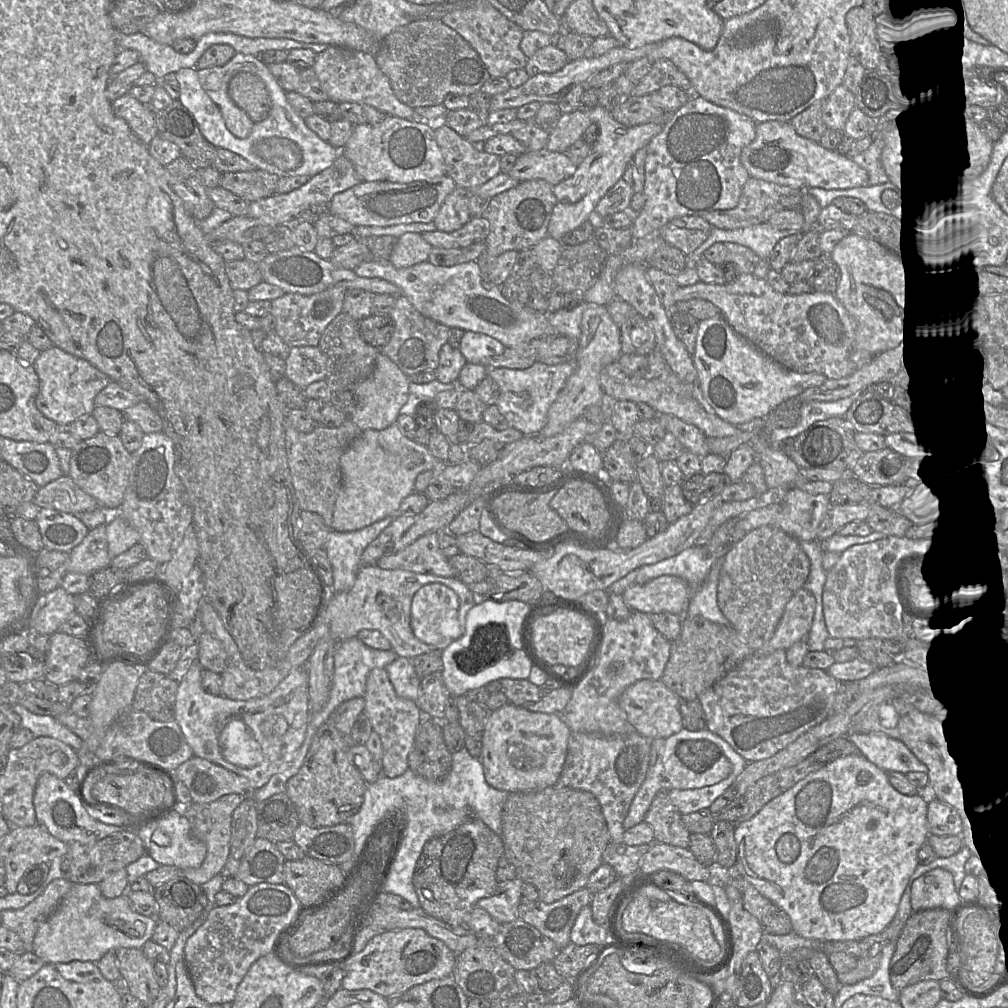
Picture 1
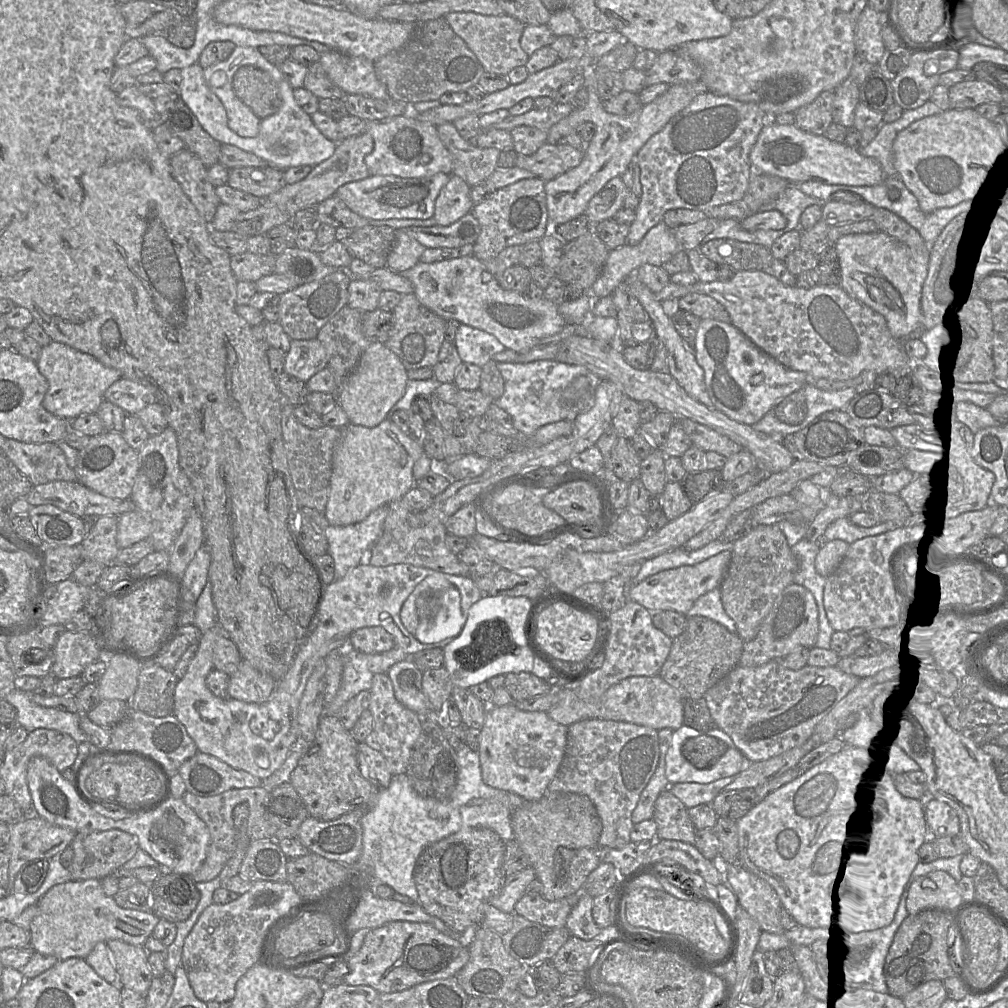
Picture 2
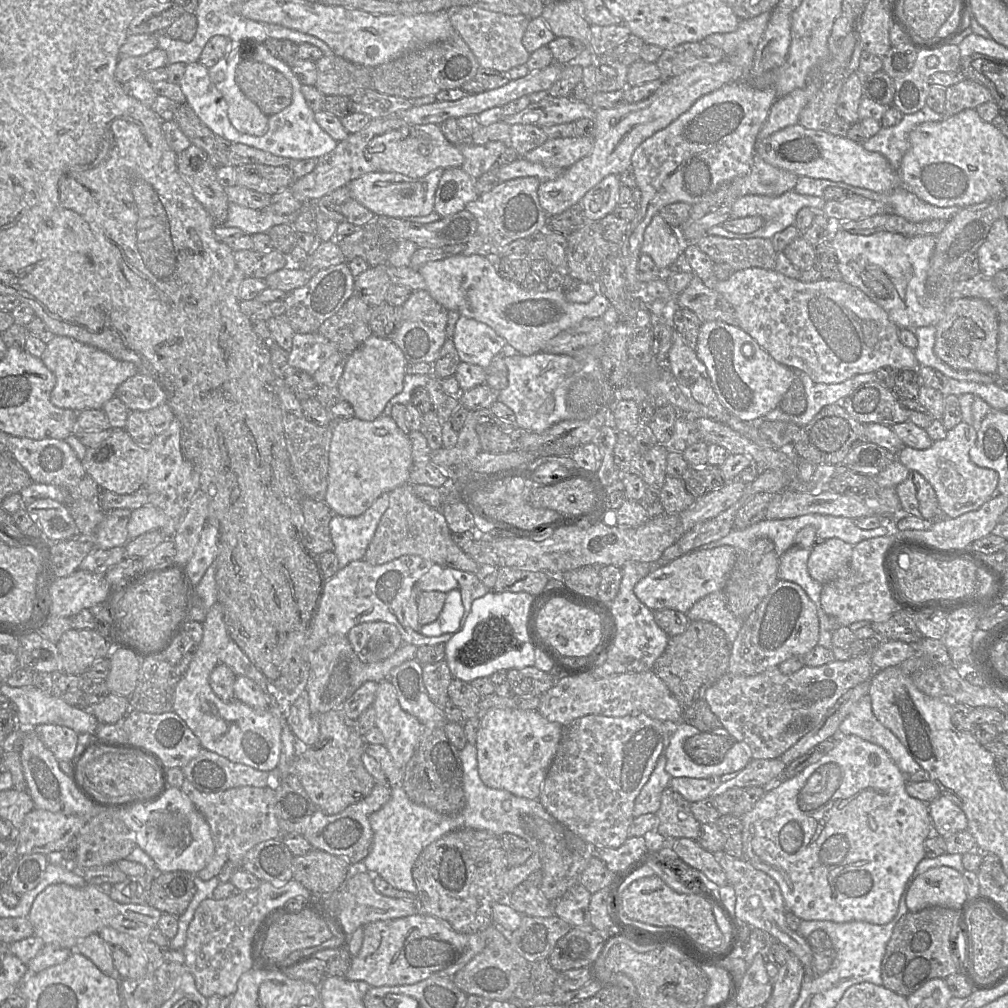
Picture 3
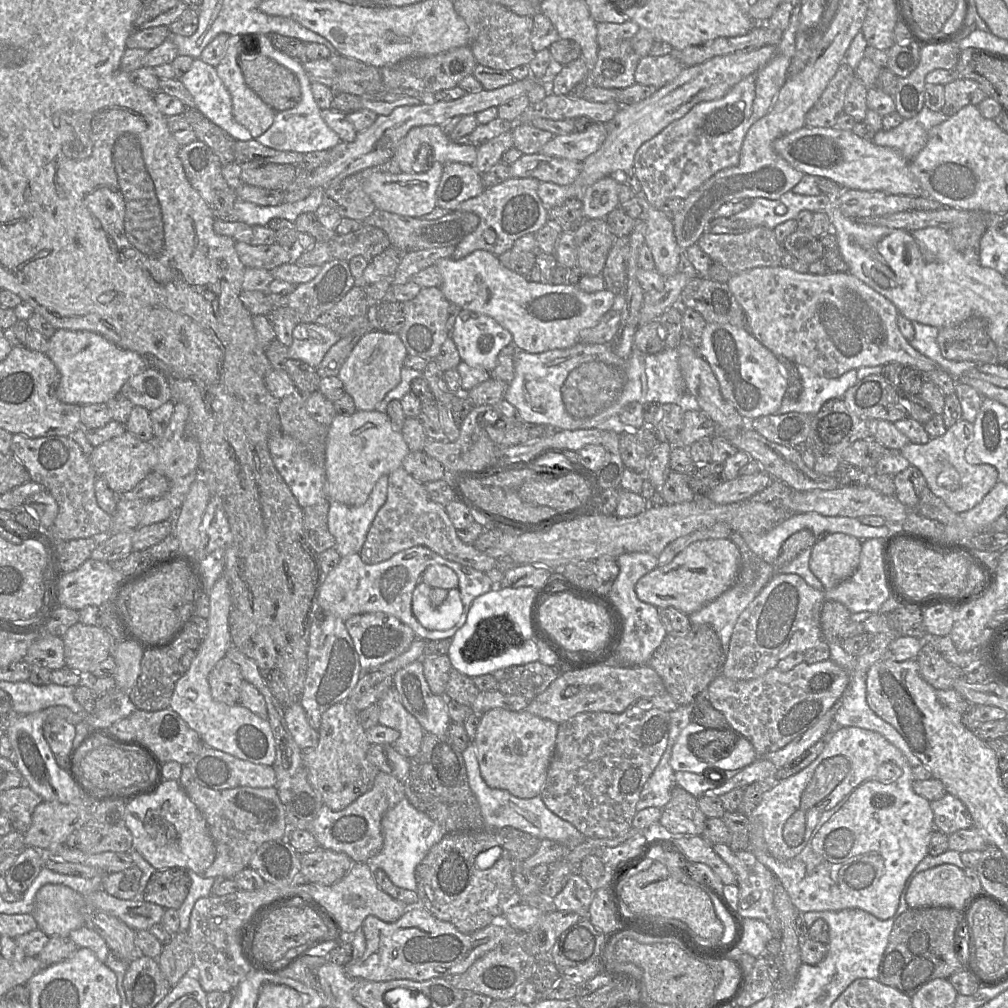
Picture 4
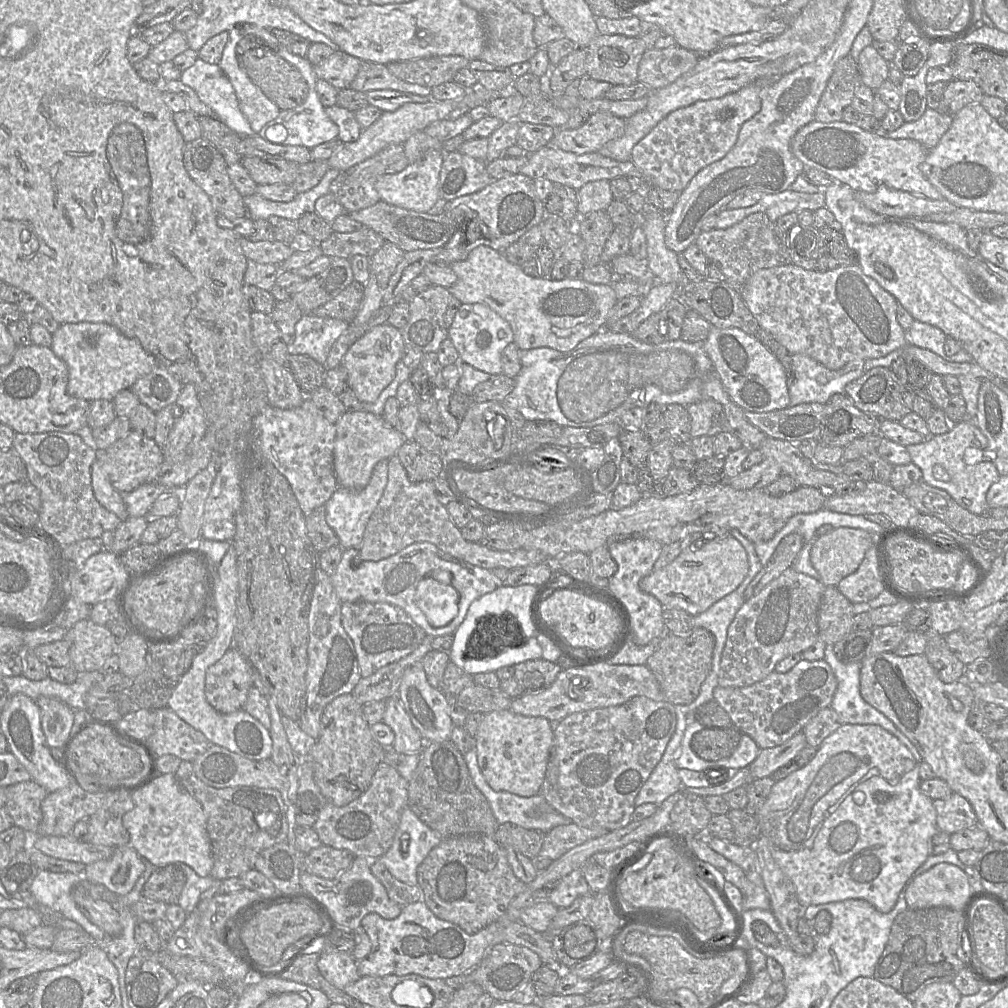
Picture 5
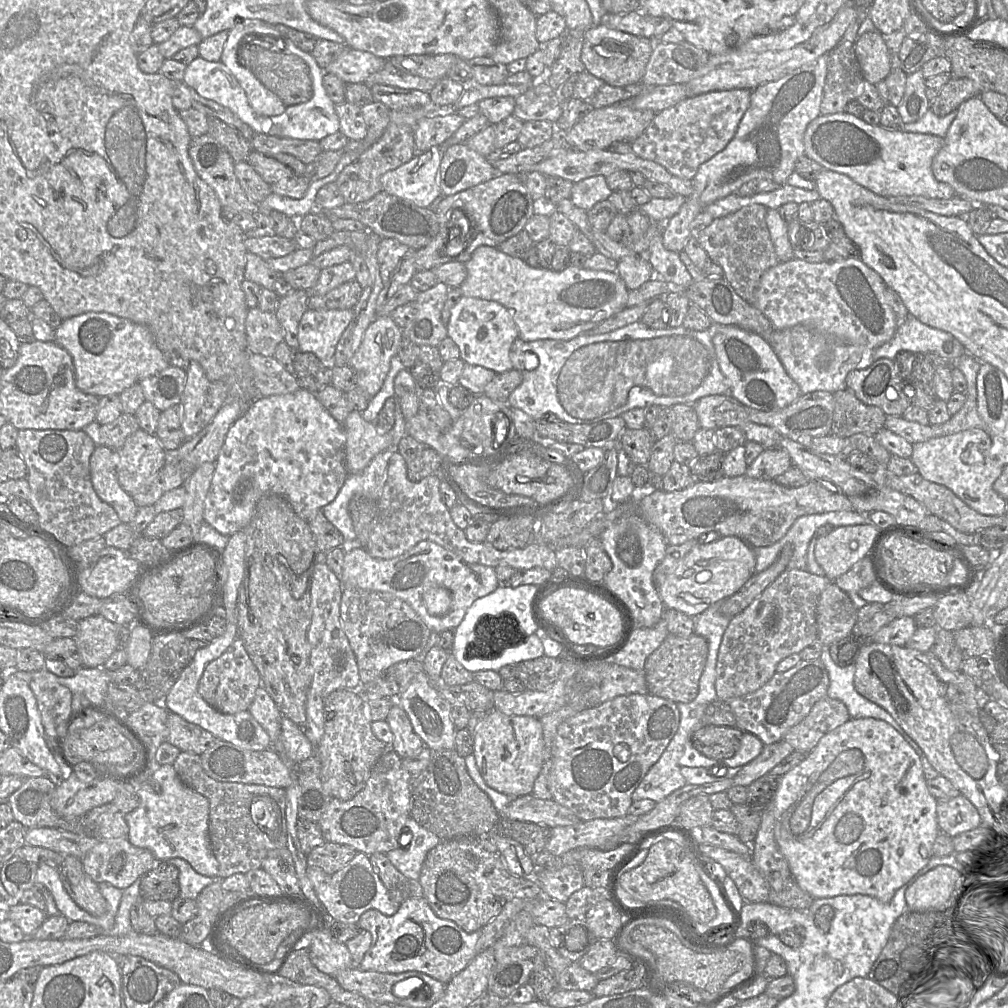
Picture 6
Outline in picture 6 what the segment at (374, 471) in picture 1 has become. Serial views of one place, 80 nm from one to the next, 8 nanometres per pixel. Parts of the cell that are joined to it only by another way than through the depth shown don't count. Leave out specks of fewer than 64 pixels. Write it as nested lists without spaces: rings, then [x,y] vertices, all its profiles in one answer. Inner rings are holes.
[[[352,411],[343,423],[346,433],[348,473],[361,472],[379,453],[393,447],[390,433],[379,432],[359,411]]]

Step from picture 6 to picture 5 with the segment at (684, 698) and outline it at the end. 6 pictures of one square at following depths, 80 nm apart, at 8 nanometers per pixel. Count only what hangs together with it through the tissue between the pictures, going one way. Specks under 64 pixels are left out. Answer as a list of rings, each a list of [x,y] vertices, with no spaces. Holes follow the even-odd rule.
[[[694,628],[688,636],[665,633],[661,637],[646,666],[655,676],[666,701],[673,705],[688,705],[697,698],[711,670],[714,643],[713,635],[704,628]]]

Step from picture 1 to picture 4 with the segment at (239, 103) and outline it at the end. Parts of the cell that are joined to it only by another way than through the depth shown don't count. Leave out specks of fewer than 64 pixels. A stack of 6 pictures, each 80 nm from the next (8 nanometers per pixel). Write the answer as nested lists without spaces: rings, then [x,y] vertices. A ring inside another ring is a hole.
[[[243,52],[239,66],[245,84],[275,112],[289,110],[301,100],[297,76],[276,61],[257,52]]]

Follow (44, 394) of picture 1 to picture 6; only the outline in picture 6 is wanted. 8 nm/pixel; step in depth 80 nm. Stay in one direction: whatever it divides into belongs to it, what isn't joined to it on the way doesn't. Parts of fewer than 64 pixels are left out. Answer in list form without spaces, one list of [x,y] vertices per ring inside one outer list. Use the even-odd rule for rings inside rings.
[[[87,312],[63,320],[56,328],[55,342],[72,357],[77,388],[99,398],[119,395],[171,365],[146,326],[106,312]]]

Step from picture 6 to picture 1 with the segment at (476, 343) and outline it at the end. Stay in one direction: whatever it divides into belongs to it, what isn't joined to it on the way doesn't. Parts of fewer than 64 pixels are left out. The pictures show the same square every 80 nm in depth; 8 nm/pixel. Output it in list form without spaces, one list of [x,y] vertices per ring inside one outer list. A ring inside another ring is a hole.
[[[465,331],[459,350],[468,363],[481,363],[485,358],[501,355],[505,346],[486,334]]]

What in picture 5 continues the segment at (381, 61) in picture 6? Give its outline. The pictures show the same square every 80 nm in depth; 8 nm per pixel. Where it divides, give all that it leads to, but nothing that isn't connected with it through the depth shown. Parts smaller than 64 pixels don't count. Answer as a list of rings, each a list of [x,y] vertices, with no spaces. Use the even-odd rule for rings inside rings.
[[[341,50],[313,65],[318,79],[323,79],[340,90],[350,86],[356,77],[363,60]]]

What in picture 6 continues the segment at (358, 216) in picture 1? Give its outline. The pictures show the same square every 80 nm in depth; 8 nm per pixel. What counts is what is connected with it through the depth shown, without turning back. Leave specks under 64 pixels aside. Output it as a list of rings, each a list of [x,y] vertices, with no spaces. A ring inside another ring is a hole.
[[[432,146],[423,153],[417,153],[409,162],[384,173],[380,179],[381,190],[417,206],[428,208],[440,196],[439,167],[442,159],[440,146]]]

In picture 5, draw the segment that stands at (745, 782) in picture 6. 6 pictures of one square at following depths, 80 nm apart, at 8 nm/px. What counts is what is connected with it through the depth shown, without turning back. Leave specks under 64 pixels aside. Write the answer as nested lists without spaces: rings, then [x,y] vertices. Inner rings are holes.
[[[799,732],[779,746],[760,750],[756,759],[748,767],[751,779],[771,776],[776,770],[791,761],[806,746],[805,735],[803,732]]]

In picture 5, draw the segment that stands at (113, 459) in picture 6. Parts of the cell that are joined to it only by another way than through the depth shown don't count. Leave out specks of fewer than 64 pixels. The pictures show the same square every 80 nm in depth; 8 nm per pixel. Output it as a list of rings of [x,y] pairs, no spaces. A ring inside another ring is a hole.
[[[99,457],[91,466],[93,494],[97,501],[107,510],[113,512],[122,522],[129,518],[123,494],[117,491],[104,473]]]

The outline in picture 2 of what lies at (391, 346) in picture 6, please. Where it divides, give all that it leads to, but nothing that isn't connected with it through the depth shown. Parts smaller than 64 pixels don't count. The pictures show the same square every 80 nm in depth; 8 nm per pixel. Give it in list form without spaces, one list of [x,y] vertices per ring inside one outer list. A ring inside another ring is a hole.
[[[371,342],[341,389],[337,389],[336,403],[341,405],[351,424],[376,427],[389,417],[390,410],[404,396],[408,380],[399,357],[384,343]]]

